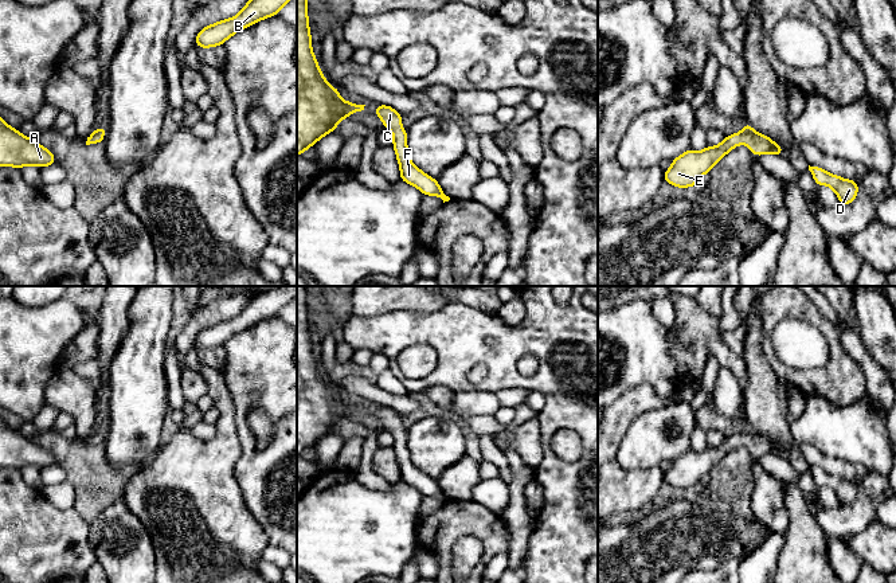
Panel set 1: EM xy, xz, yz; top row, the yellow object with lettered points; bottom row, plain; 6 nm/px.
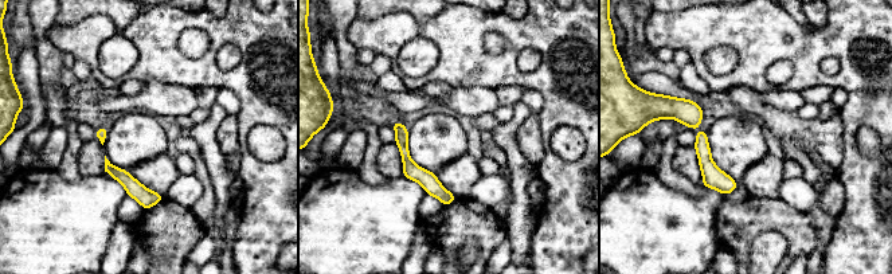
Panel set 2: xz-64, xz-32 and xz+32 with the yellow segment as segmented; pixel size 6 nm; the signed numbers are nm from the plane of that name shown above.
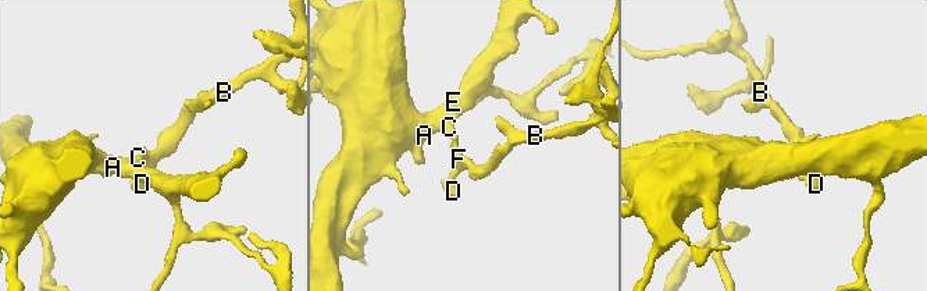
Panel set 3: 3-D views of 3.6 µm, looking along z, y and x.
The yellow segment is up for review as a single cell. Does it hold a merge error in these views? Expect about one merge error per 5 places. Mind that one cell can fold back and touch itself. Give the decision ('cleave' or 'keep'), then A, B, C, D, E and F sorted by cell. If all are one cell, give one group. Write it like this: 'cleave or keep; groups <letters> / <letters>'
keep; groups A B C D E F

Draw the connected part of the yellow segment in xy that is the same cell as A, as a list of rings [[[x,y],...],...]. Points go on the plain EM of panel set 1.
[[[0,418],[0,467],[26,466],[39,469],[56,465],[51,451],[42,447],[35,439],[23,437]]]

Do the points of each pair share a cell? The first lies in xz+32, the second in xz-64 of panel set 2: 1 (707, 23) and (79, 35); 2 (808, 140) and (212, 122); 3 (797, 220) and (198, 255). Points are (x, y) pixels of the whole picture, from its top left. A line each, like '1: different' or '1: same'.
1: same
2: different
3: different

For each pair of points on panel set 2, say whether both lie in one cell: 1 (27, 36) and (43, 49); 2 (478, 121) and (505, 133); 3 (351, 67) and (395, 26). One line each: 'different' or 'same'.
1: different
2: different
3: different

